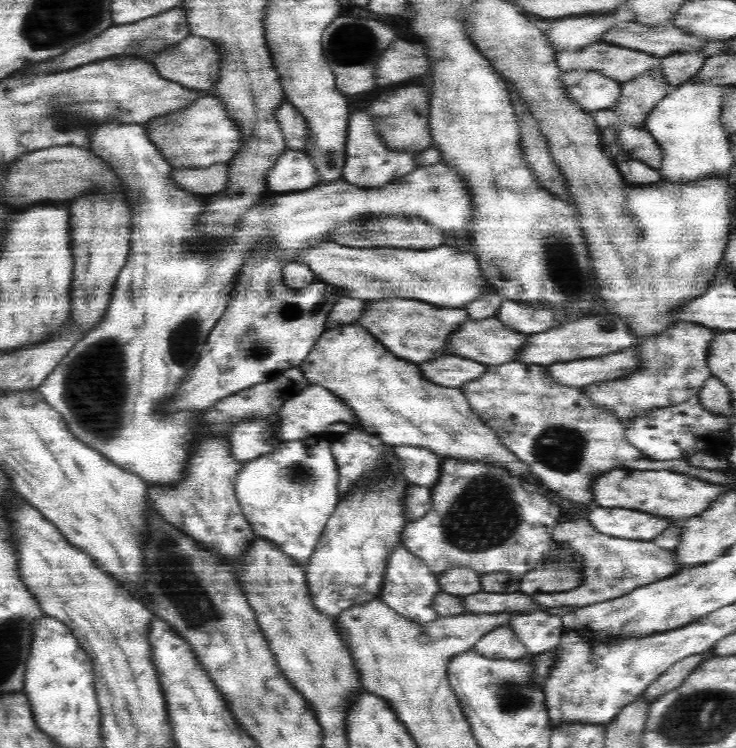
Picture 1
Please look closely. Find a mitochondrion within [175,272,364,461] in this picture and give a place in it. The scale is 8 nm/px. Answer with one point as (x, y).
(251, 348)

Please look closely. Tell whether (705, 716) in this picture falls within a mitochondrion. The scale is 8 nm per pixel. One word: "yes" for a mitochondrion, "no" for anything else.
yes

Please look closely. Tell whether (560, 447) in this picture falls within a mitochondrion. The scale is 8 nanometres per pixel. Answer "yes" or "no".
yes

